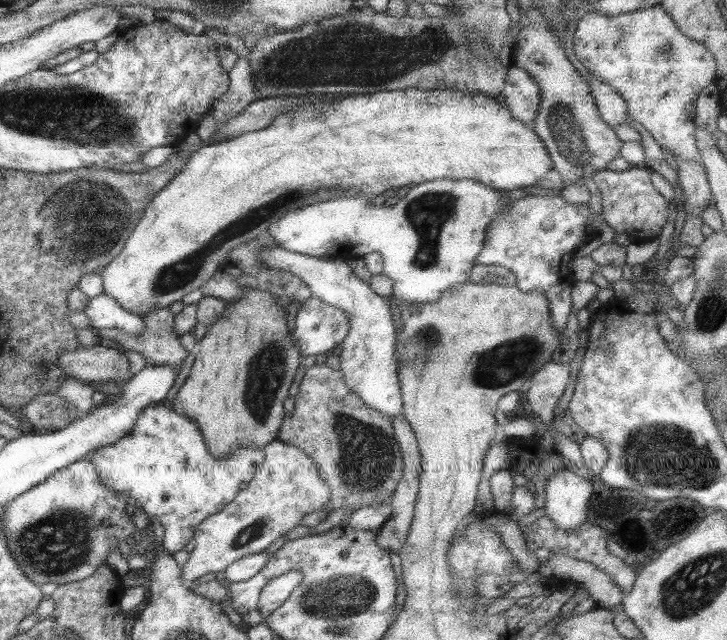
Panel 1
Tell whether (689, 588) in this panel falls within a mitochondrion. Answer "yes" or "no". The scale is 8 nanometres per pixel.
yes

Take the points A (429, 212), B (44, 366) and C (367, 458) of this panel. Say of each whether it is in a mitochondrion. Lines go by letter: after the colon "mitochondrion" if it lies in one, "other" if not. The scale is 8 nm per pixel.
A: mitochondrion
B: other
C: mitochondrion

